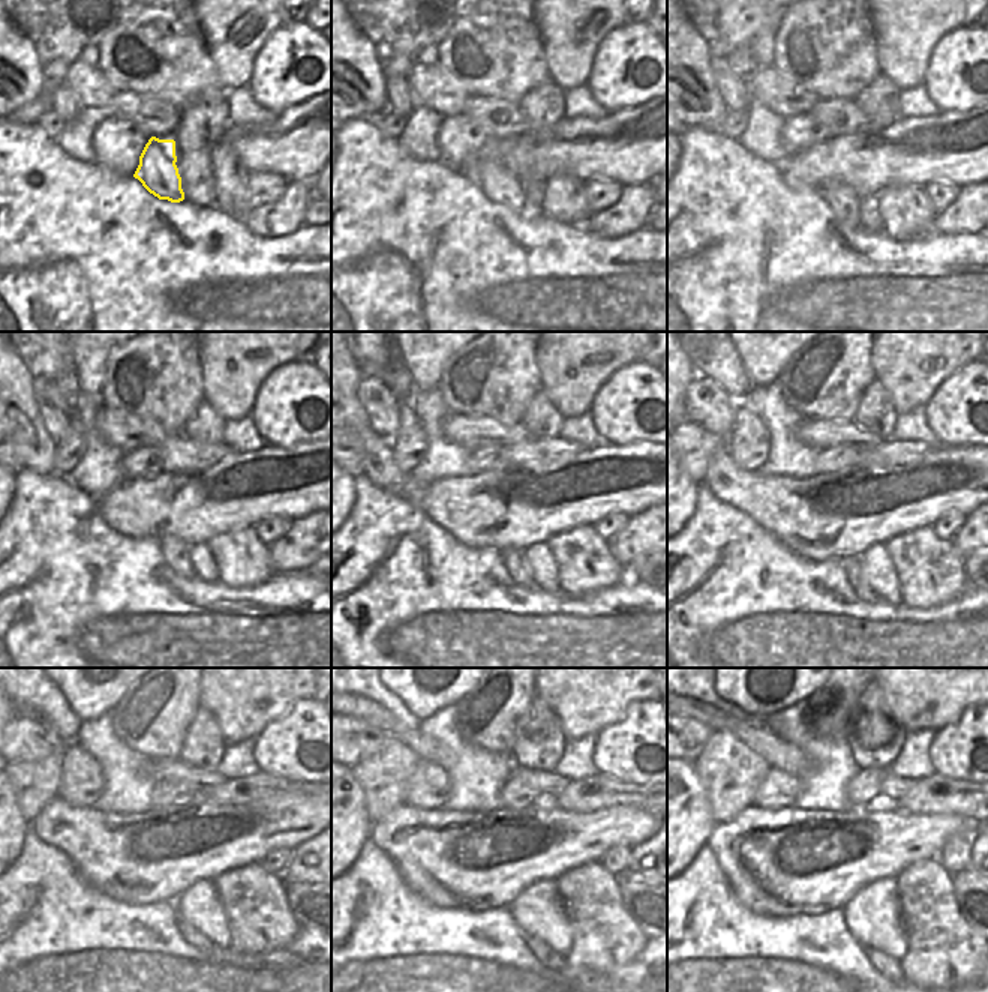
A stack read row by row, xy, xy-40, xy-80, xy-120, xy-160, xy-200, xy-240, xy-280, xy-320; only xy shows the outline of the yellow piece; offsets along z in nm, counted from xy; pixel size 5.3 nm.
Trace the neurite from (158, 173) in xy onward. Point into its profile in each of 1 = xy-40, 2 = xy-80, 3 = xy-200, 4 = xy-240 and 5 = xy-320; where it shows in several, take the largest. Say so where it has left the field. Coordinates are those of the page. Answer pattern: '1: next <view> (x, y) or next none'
1: next xy-40 (496, 183)
2: next xy-80 (843, 201)
3: next xy-200 (850, 565)
4: next xy-240 (194, 937)
5: next xy-320 (891, 968)

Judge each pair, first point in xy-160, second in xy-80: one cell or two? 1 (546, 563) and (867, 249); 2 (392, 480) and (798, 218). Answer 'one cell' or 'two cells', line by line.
1: two cells
2: two cells

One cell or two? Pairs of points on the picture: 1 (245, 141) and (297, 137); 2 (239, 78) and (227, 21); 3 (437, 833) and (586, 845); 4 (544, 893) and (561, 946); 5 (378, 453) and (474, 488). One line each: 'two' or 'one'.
1: one
2: one
3: one
4: one
5: one

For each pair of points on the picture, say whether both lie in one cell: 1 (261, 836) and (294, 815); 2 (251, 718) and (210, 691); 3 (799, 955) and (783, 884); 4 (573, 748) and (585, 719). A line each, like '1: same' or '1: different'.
1: same
2: same
3: different
4: different

